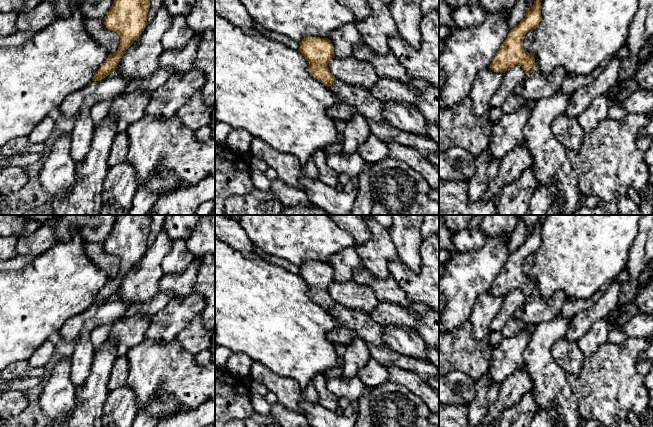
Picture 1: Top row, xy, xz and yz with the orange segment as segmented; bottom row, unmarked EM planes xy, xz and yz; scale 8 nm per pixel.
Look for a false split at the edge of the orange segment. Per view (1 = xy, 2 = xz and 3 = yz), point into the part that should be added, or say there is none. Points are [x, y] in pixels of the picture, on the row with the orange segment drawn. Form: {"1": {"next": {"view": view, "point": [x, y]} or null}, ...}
{"1": {"next": null}, "2": {"next": null}, "3": {"next": null}}

